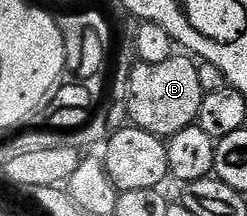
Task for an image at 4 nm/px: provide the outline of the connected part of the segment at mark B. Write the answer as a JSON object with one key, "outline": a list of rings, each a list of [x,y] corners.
{"outline":[[[175,53],[167,61],[159,61],[159,65],[138,62],[136,66],[129,71],[129,96],[125,99],[128,122],[132,126],[153,135],[170,137],[196,124],[205,90],[199,85],[197,63],[188,54]]]}

